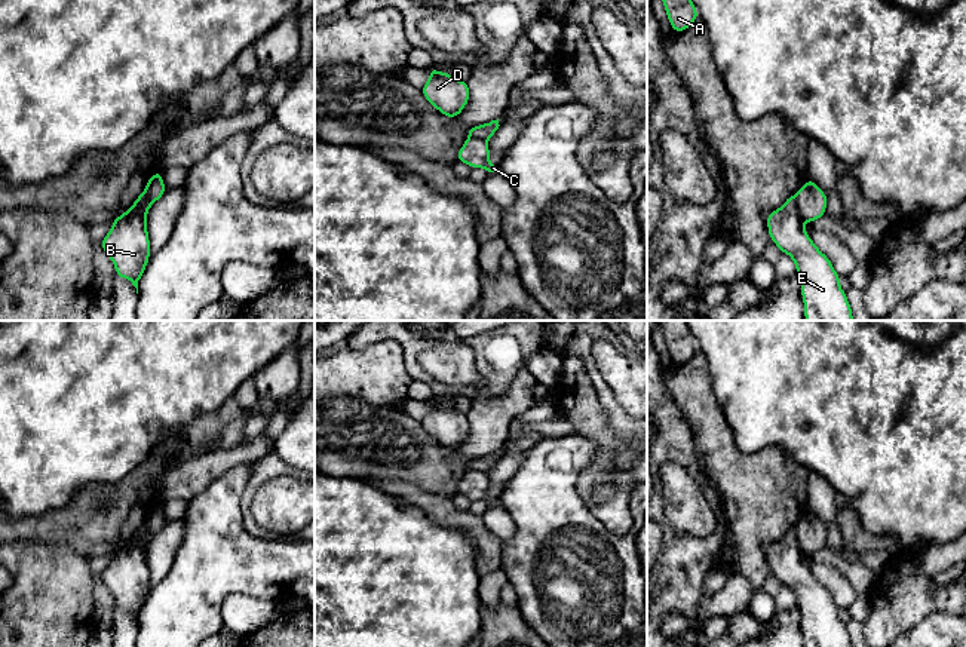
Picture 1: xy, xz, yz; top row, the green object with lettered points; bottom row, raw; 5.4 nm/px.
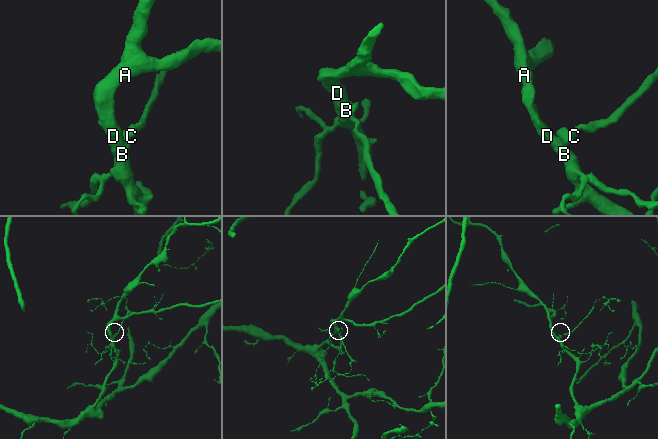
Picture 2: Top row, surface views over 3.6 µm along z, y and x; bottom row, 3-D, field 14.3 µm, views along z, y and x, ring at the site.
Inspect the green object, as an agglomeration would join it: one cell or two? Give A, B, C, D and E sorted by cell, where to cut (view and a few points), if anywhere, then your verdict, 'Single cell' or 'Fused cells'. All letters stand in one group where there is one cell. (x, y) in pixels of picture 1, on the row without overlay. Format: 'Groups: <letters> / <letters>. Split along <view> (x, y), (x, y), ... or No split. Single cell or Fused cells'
Groups: A B D E / C. Split along yz (794, 529), (799, 548), (803, 552). Fused cells

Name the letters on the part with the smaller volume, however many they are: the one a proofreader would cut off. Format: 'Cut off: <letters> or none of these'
Cut off: C

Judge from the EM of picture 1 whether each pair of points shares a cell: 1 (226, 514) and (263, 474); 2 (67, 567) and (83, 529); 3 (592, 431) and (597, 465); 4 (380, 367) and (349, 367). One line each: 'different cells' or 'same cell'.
1: different cells
2: different cells
3: same cell
4: same cell

